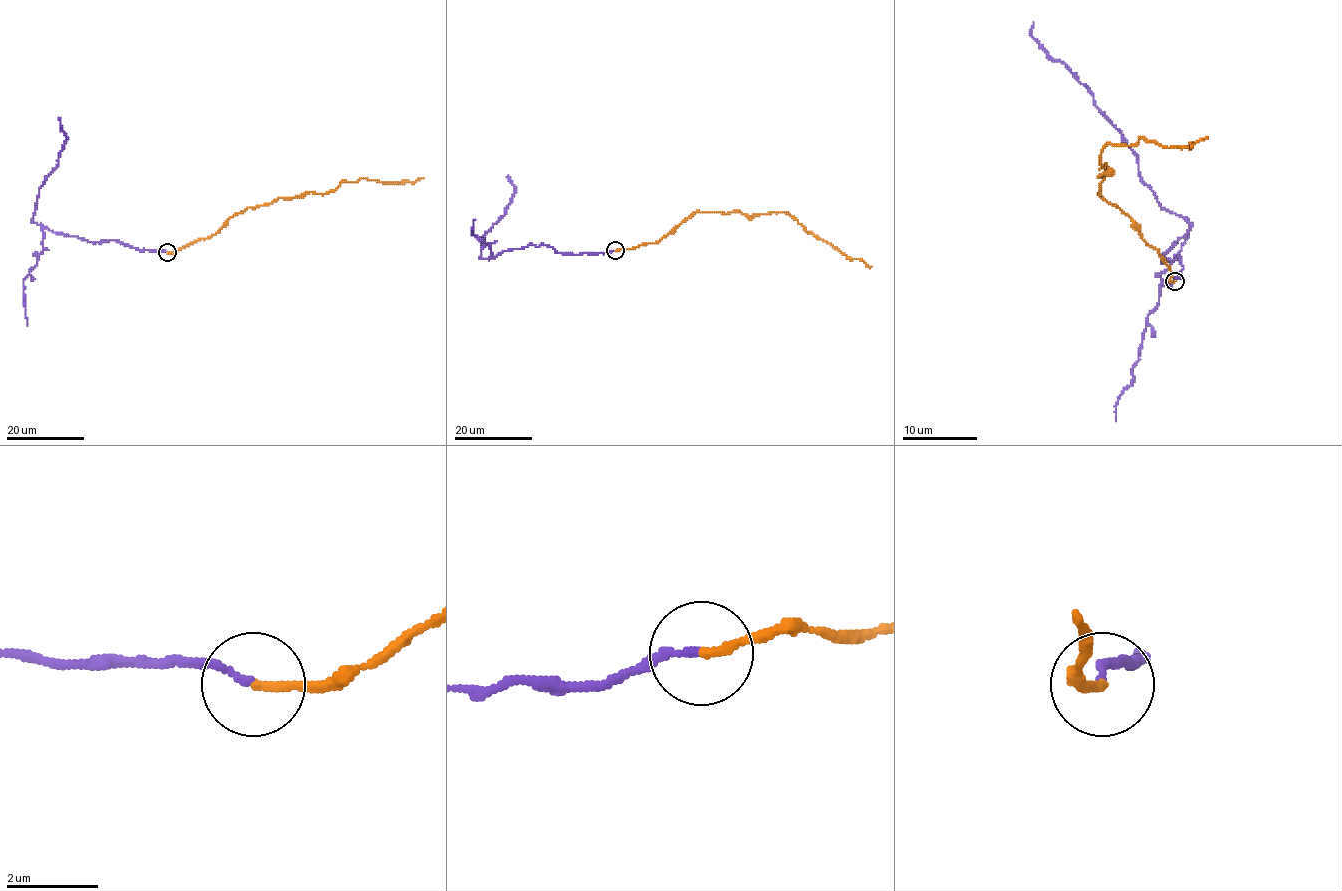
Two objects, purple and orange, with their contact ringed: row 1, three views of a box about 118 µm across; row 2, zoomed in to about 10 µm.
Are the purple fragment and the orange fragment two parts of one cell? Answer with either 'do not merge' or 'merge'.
do not merge

